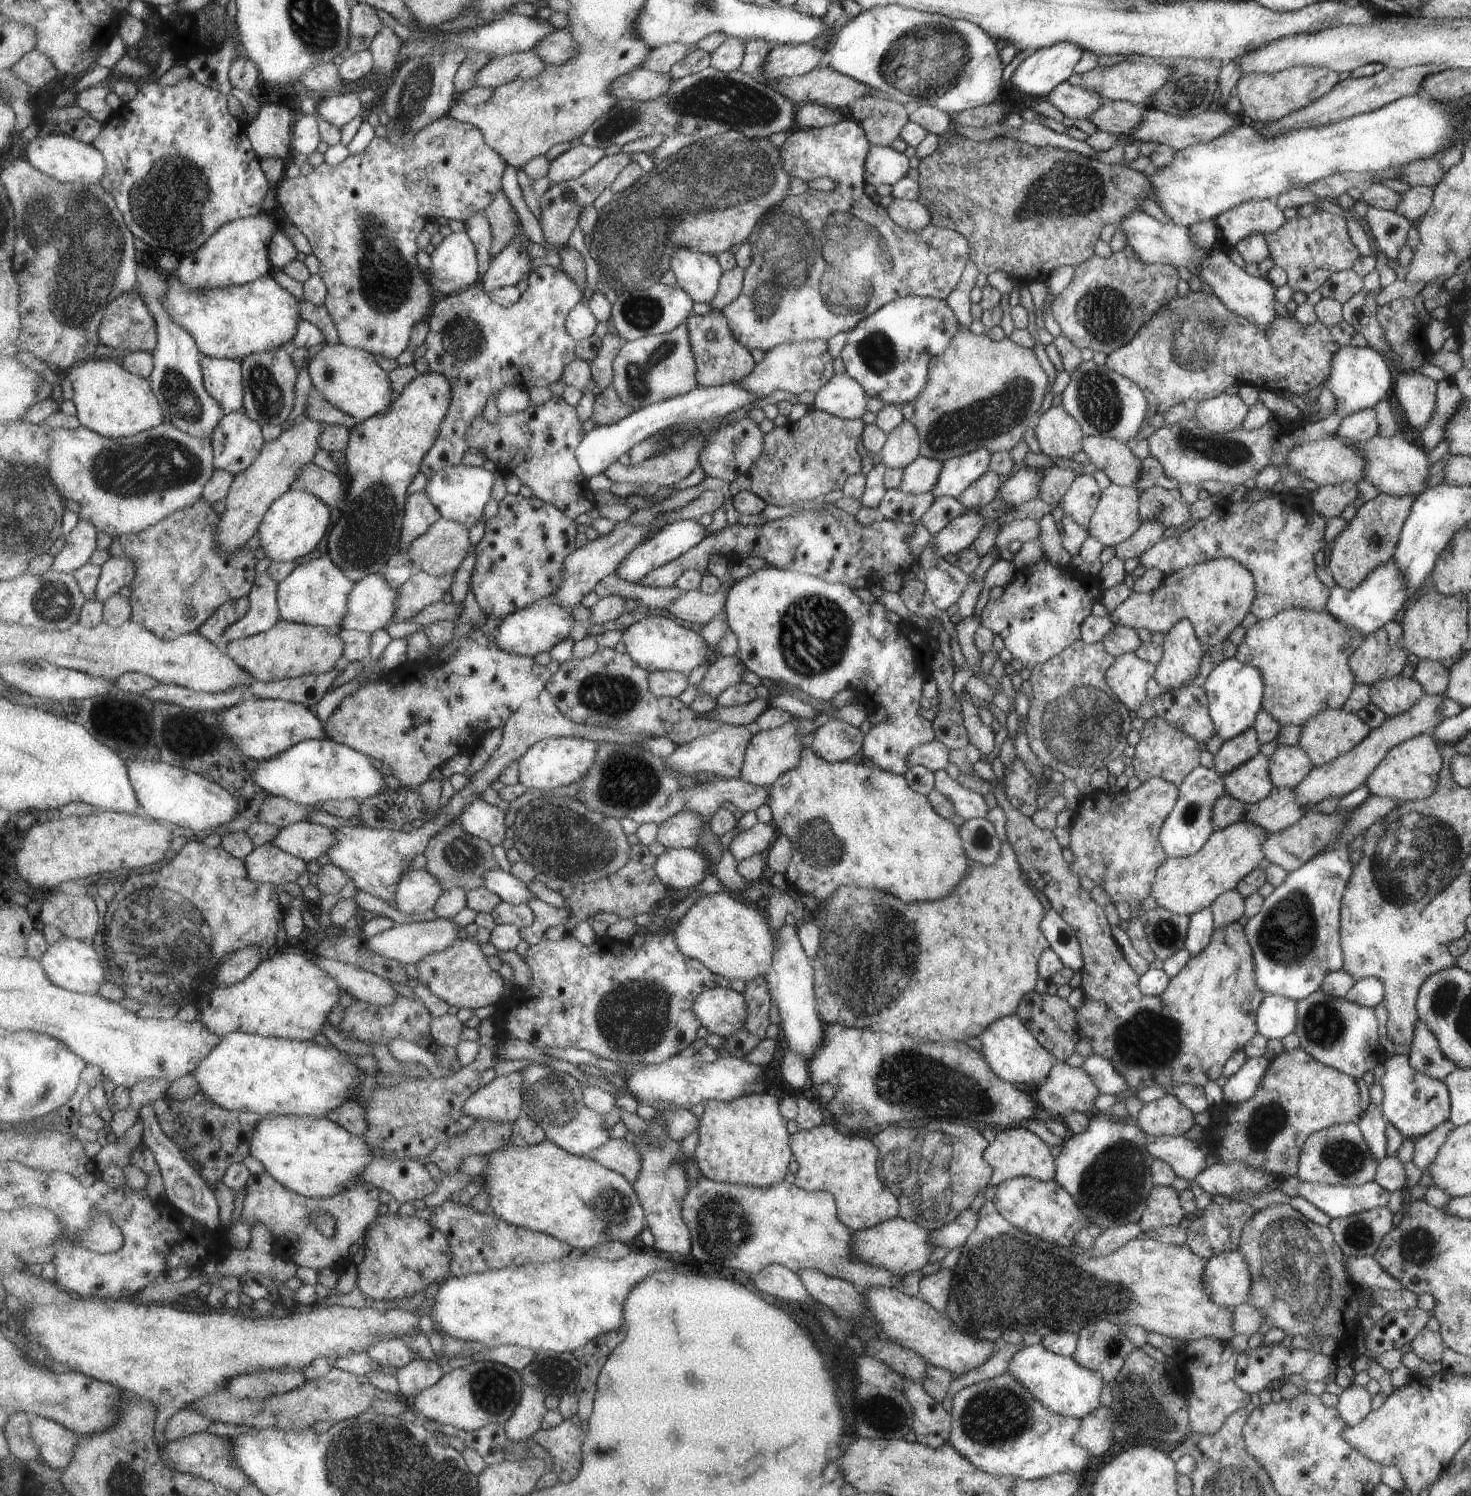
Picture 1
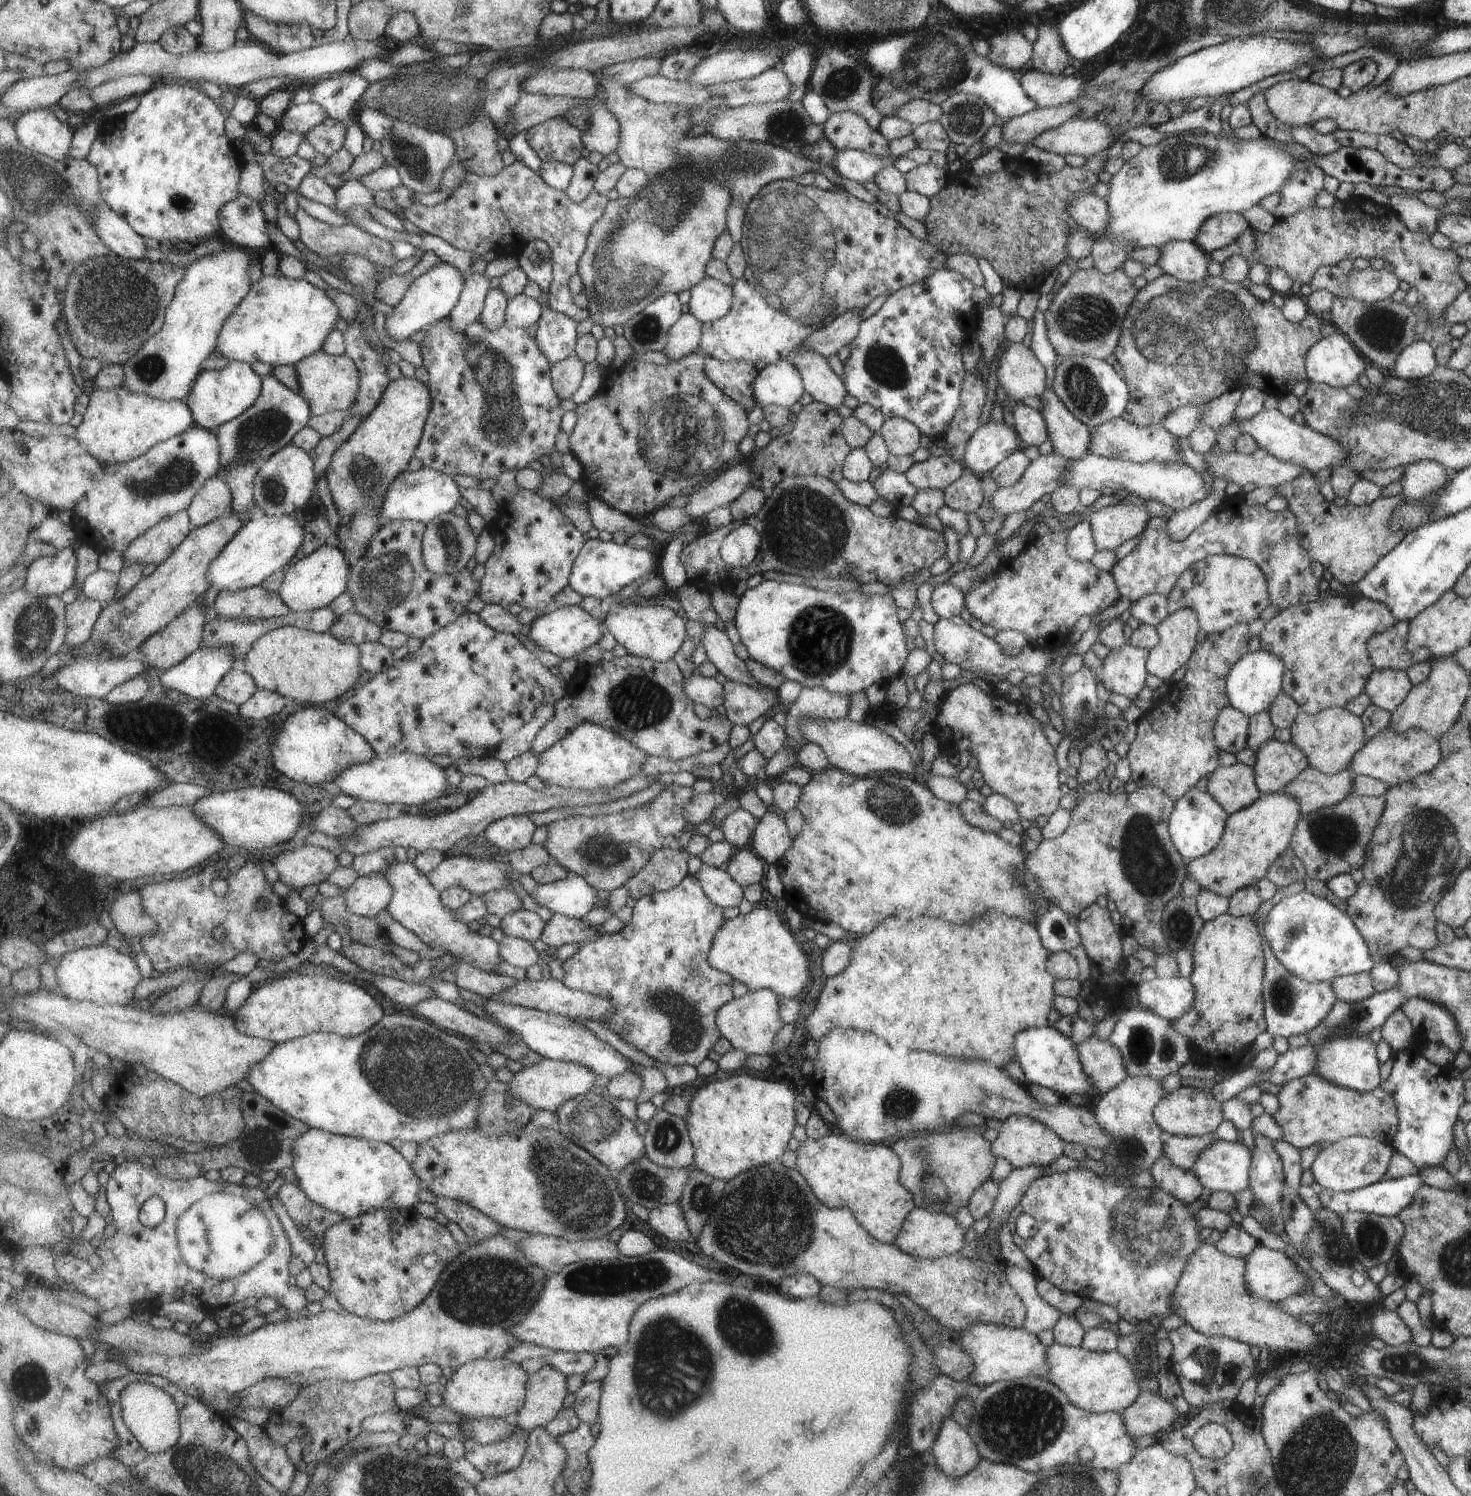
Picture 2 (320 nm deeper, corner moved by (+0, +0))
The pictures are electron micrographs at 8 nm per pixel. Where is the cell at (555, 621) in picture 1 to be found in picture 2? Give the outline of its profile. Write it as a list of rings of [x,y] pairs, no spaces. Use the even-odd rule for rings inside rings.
[[[568,605],[558,607],[549,614],[539,615],[530,626],[528,638],[535,642],[535,646],[542,653],[549,651],[561,659],[569,659],[597,644],[605,632],[607,629],[604,622],[596,618],[595,612],[587,612],[578,605]]]

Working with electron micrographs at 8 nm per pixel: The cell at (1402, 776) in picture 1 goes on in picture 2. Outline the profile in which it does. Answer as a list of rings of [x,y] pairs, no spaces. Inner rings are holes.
[[[1385,727],[1373,738],[1366,740],[1362,748],[1354,754],[1349,770],[1355,775],[1365,775],[1375,780],[1381,780],[1390,789],[1403,782],[1413,780],[1419,774],[1433,770],[1441,758],[1441,747],[1438,745],[1438,741],[1428,732],[1410,728],[1397,734],[1391,728]]]

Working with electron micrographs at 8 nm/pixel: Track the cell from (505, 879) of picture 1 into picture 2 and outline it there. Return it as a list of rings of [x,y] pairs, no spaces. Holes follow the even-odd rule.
[[[570,874],[567,878],[537,885],[531,892],[533,900],[554,914],[583,919],[599,902],[597,889],[583,876]]]

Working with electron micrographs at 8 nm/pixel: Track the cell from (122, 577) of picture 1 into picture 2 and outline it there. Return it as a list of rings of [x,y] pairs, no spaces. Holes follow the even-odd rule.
[[[187,511],[165,518],[147,533],[139,536],[125,552],[122,553],[123,566],[133,564],[155,564],[157,567],[166,562],[187,539],[194,527]]]

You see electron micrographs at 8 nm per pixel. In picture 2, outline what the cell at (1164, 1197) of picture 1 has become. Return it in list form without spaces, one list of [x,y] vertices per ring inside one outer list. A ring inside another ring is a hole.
[[[1163,1155],[1151,1165],[1150,1176],[1155,1187],[1184,1202],[1185,1205],[1197,1201],[1202,1194],[1203,1186],[1198,1178],[1195,1178],[1190,1170],[1175,1168]]]

